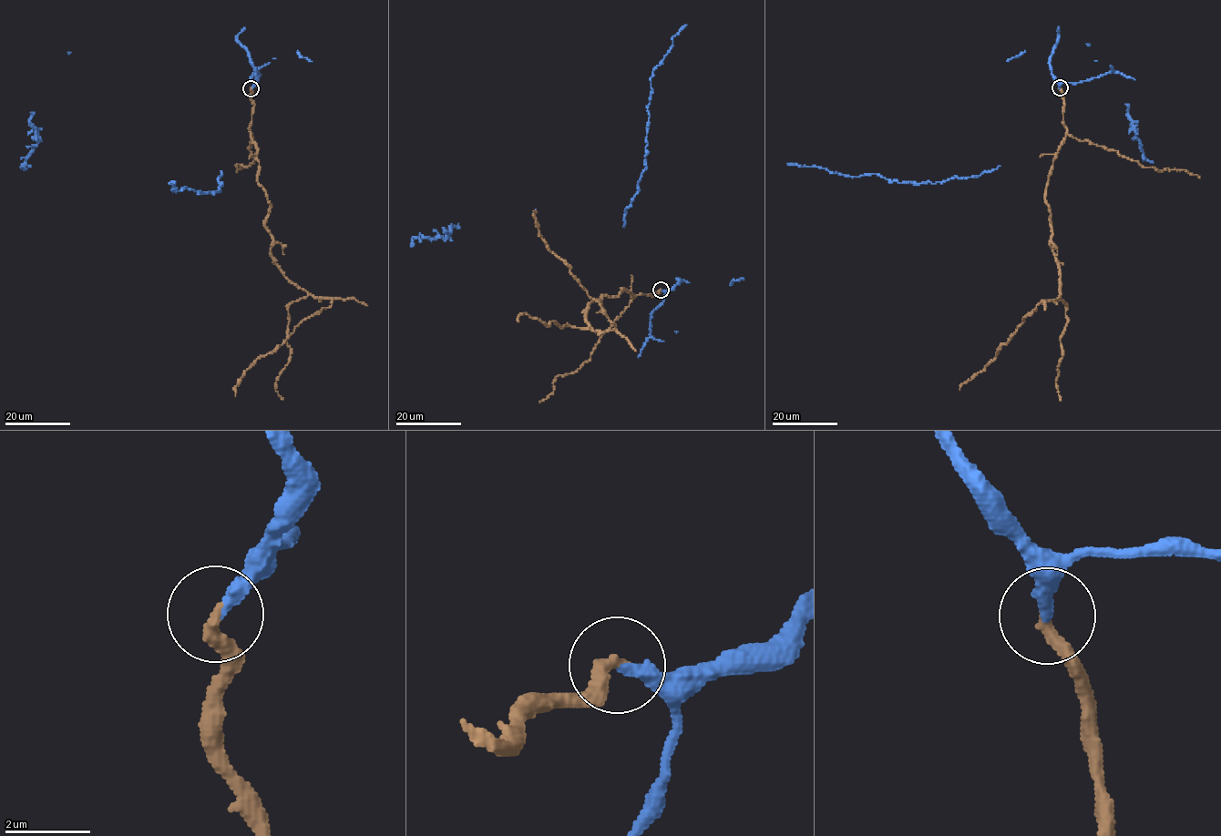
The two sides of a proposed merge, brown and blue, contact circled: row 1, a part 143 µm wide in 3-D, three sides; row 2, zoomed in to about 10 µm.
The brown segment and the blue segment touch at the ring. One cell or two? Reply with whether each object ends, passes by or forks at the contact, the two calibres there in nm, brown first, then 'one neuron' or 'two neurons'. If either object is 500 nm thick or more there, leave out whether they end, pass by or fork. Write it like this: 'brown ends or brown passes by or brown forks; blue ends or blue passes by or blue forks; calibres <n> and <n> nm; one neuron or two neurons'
brown ends; blue ends; calibres 320 and 300 nm; one neuron

